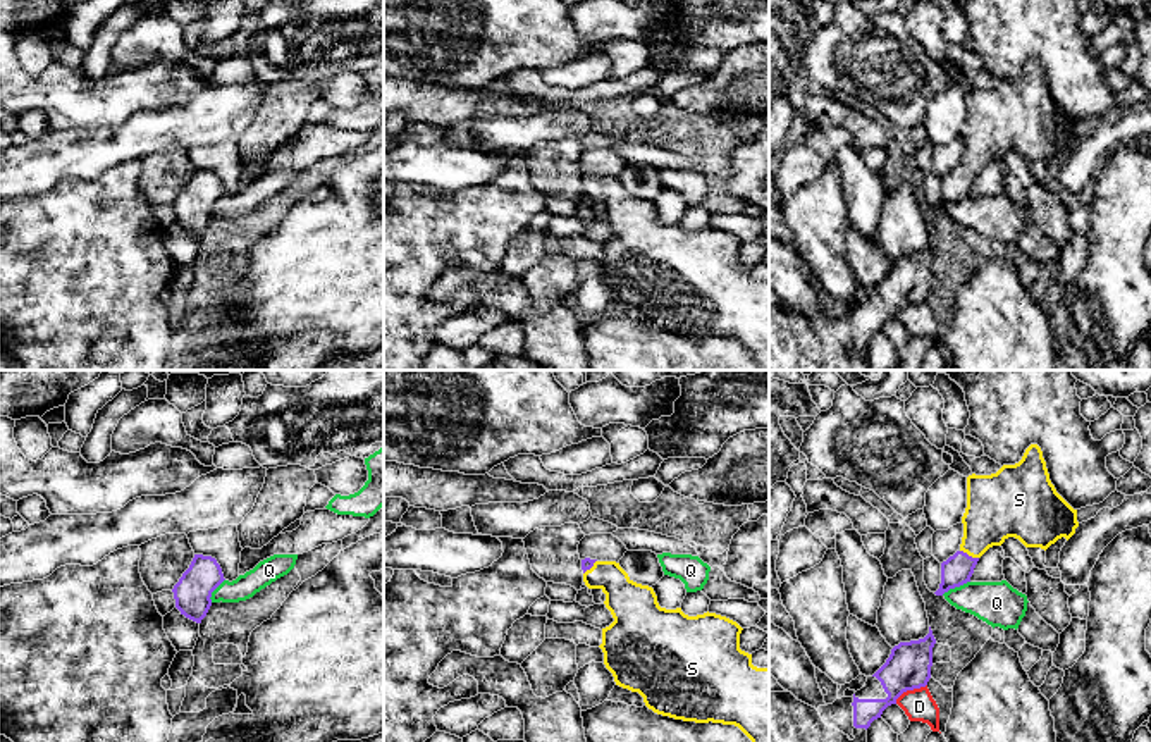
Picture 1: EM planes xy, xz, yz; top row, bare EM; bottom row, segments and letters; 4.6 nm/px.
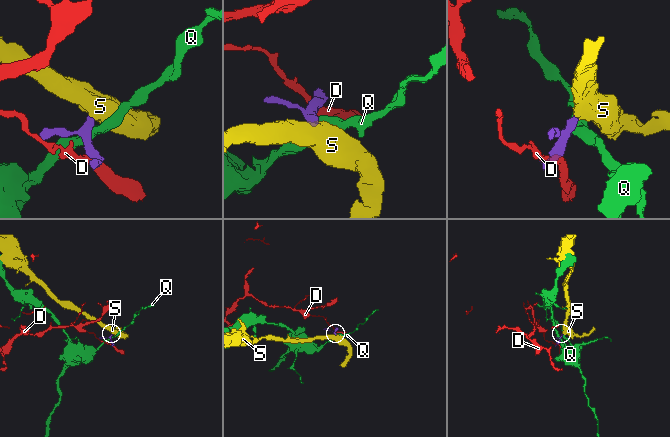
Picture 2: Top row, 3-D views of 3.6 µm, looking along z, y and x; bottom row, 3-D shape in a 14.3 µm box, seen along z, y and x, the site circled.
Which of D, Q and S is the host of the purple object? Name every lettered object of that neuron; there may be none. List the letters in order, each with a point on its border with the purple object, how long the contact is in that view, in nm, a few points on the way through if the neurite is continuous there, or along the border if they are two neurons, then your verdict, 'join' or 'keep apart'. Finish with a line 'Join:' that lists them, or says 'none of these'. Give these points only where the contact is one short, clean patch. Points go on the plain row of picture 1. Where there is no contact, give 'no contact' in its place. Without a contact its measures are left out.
D: meets purple in yz at (909, 303); contact 180 nm long; border along yz (926, 298), (907, 303), (895, 317); keep apart
Q: meets purple in yz at (955, 200); contact 150 nm long; border along yz (969, 195), (941, 209); keep apart
S: meets purple in yz at (967, 169); contact 100 nm long; runs through yz (957, 185), (967, 169), (997, 124); join
Join: S

